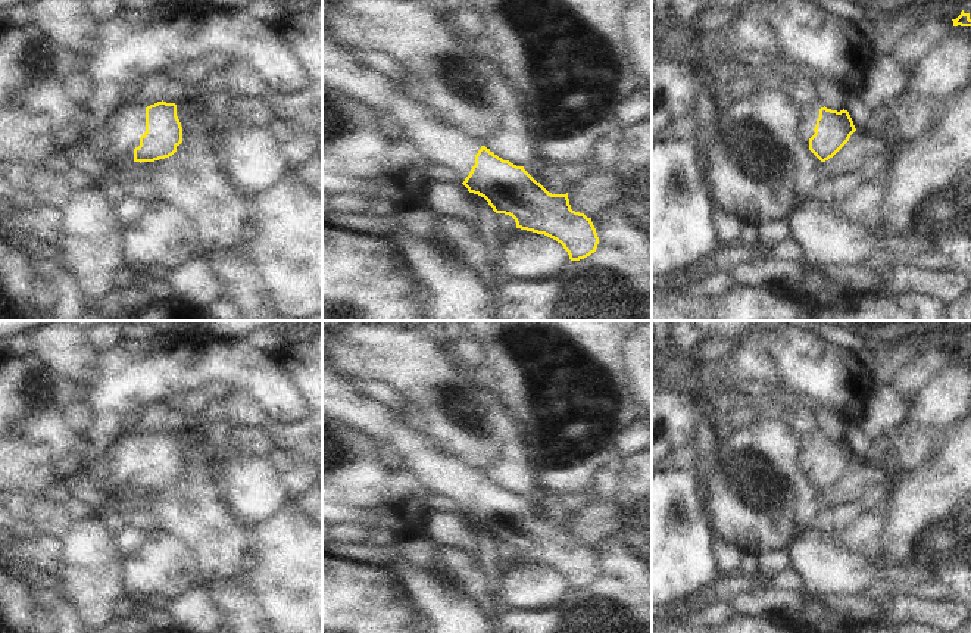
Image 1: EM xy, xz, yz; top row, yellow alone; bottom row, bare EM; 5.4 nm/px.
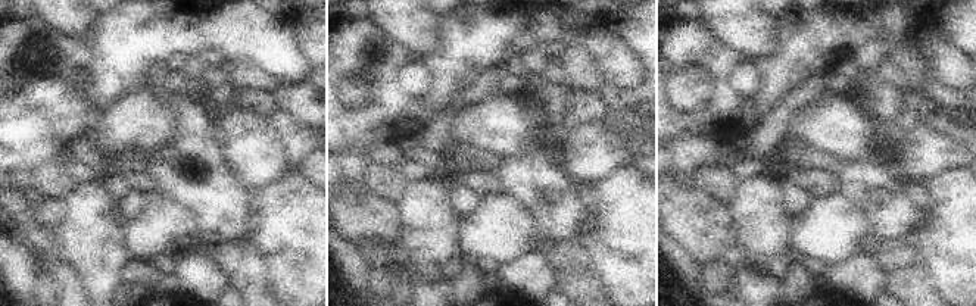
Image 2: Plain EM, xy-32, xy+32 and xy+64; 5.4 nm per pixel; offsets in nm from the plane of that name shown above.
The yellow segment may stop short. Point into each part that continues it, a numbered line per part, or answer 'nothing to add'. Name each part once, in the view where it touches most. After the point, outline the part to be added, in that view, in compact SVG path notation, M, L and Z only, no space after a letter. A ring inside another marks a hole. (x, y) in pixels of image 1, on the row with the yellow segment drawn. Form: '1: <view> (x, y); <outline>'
1: xy (118, 136); M132 99L119 105L97 128L90 140L94 152L103 155L103 160L134 162L134 149L140 146L140 137L146 132L146 107L150 105Z

